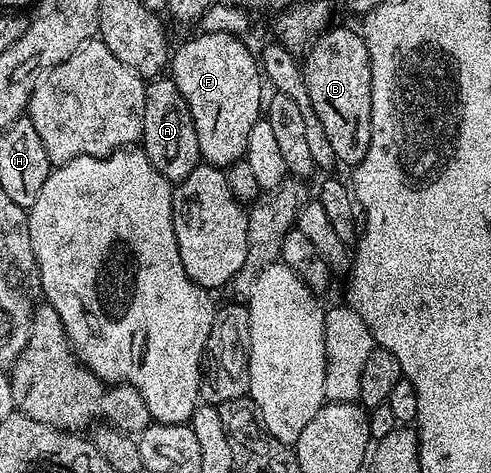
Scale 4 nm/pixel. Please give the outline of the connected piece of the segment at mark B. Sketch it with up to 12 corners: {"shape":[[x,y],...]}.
{"shape":[[325,32],[301,66],[336,160],[371,140],[371,62],[362,34]]}

